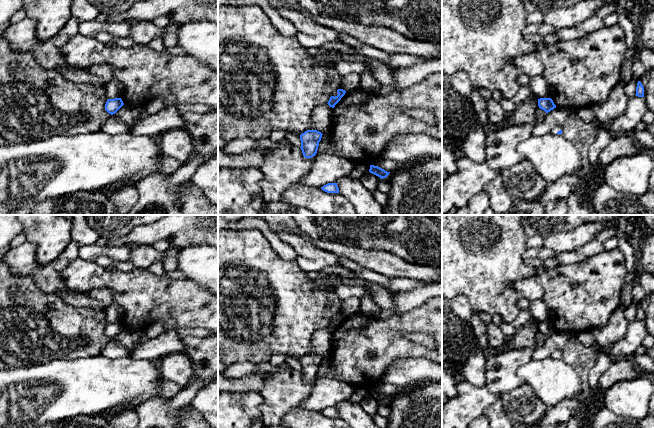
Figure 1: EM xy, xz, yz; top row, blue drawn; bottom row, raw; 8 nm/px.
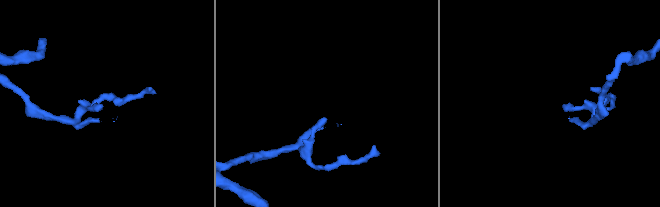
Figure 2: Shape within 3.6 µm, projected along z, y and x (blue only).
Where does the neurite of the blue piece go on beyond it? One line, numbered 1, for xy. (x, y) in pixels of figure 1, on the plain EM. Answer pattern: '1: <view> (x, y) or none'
1: none

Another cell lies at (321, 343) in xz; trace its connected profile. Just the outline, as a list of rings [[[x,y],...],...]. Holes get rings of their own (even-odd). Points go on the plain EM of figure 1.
[[[328,328],[316,331],[311,339],[309,354],[317,354],[322,358],[330,354],[333,344],[333,332]]]

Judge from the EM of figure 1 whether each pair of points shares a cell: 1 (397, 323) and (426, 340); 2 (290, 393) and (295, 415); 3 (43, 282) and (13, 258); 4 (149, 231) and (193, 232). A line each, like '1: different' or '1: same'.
1: different
2: different
3: same
4: same

